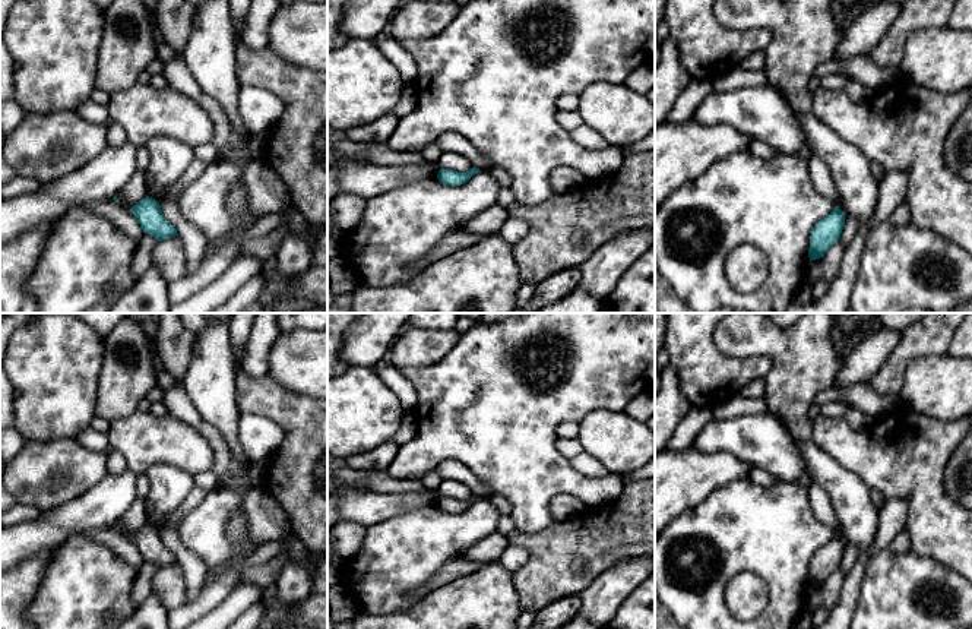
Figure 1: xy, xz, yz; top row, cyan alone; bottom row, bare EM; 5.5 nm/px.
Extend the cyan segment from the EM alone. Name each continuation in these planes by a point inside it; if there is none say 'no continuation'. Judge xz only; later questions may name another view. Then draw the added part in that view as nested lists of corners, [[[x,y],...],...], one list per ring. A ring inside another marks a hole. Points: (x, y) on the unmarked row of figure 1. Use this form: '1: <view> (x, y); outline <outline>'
no continuation

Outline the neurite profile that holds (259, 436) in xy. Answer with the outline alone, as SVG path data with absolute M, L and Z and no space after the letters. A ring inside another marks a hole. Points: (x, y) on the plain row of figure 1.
M251 413L240 414L238 437L248 464L266 459L279 448L284 436L284 429L275 421Z

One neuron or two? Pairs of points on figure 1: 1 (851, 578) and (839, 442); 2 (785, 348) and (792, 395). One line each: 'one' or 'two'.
1: two
2: one

